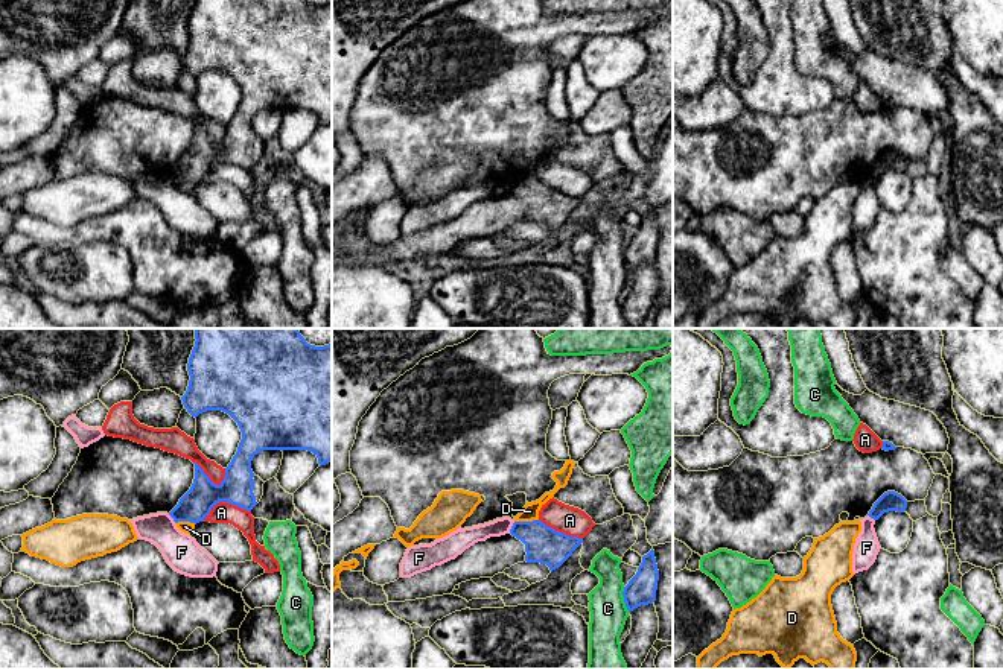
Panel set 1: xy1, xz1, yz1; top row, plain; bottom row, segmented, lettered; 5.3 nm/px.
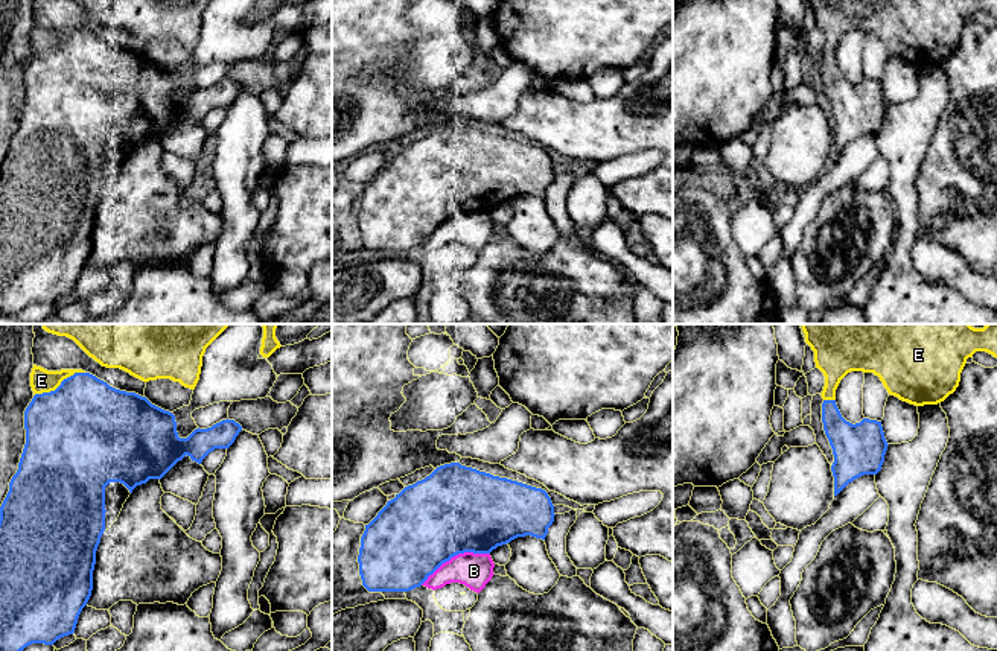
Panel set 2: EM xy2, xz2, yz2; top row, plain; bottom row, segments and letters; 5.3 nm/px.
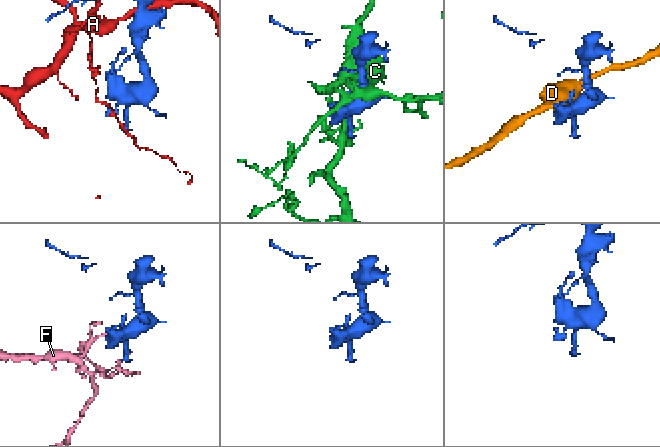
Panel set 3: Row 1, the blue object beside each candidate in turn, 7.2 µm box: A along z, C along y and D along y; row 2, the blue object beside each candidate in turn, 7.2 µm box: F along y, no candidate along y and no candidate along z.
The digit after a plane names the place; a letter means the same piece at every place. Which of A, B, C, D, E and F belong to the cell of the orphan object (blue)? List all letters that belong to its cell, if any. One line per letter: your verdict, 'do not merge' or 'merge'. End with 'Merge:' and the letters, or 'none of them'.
A: do not merge
B: do not merge
C: do not merge
D: do not merge
E: merge
F: do not merge
Merge: E

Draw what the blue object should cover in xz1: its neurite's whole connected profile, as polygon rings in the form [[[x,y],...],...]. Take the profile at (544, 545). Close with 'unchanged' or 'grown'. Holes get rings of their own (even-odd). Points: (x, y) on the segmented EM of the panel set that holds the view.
[[[540,520],[514,522],[510,534],[525,544],[527,563],[546,564],[551,572],[559,569],[583,543],[583,538],[557,532]]] | unchanged

